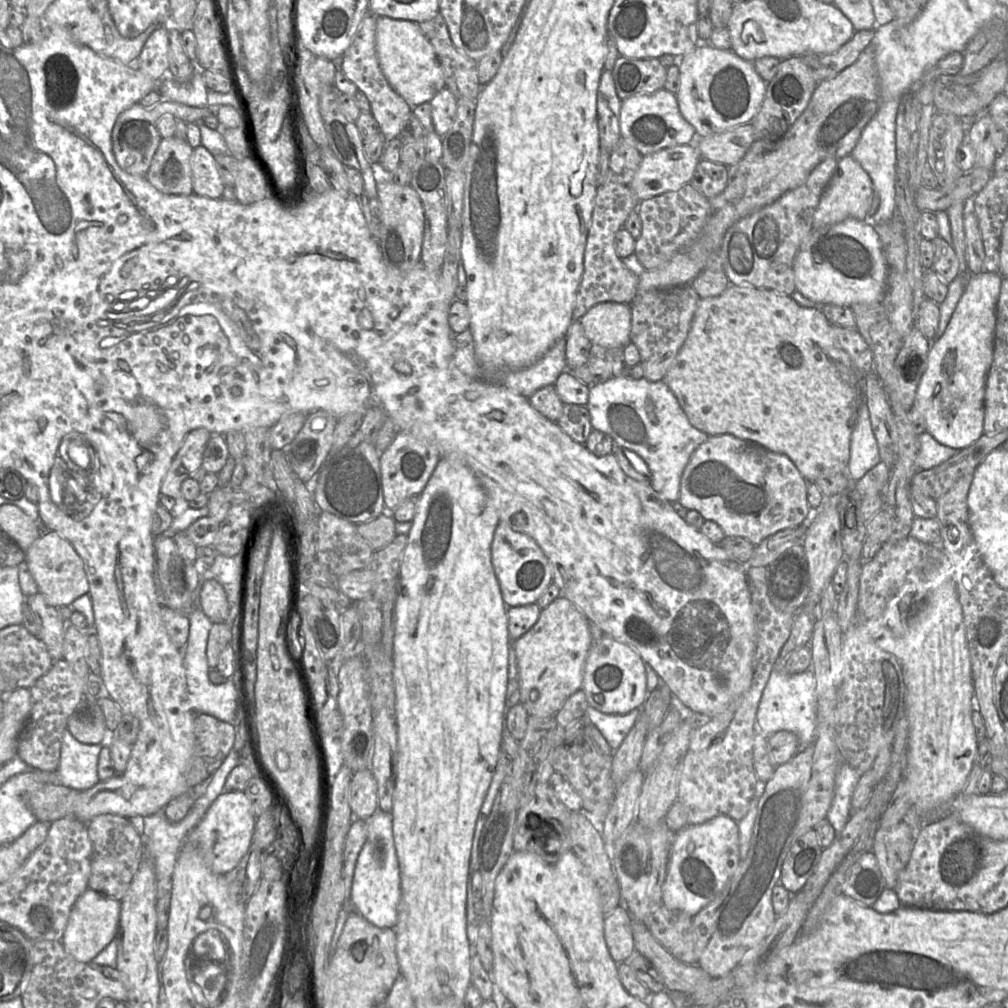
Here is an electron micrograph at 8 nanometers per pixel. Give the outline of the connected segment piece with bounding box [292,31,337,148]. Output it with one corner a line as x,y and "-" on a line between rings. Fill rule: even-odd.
300,31
295,42
293,55
293,80
299,94
300,108
309,133
317,146
329,146
329,139
320,114
320,94
324,87
334,84
336,67
332,60
318,56
304,47
300,41

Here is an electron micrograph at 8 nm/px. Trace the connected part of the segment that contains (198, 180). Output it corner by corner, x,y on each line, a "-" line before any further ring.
203,146
192,154
193,194
220,199
226,186
219,173
215,157

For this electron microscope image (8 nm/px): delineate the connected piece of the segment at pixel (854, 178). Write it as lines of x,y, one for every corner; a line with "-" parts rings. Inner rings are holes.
851,155
838,159
836,171
822,192
815,210
813,228
837,224
847,218
855,218
861,221
868,220
868,210
873,192
873,183
870,176

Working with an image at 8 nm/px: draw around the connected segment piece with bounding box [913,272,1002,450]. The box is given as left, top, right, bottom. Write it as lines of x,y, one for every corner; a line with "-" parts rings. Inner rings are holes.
972,274
943,335
930,344
926,370
913,408
924,417
927,433
955,450
973,445
984,433
985,391
994,358
996,308
1002,276

